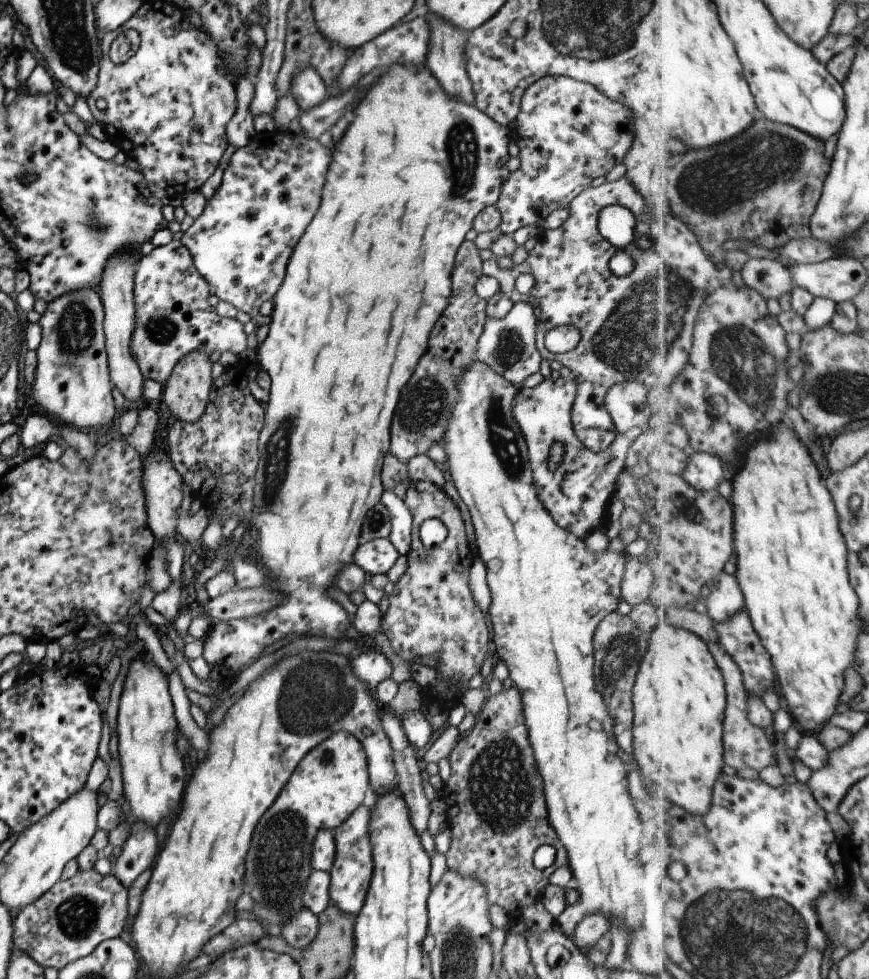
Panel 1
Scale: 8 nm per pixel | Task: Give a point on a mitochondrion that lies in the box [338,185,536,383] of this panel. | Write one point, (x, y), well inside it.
(510, 348)

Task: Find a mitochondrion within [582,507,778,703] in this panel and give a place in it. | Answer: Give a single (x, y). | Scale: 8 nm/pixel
(621, 651)

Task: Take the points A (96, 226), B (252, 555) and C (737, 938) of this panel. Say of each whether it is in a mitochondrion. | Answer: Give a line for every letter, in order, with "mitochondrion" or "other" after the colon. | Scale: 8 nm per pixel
A: mitochondrion
B: other
C: mitochondrion

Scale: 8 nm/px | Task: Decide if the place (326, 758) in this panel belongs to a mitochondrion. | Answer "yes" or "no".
yes

